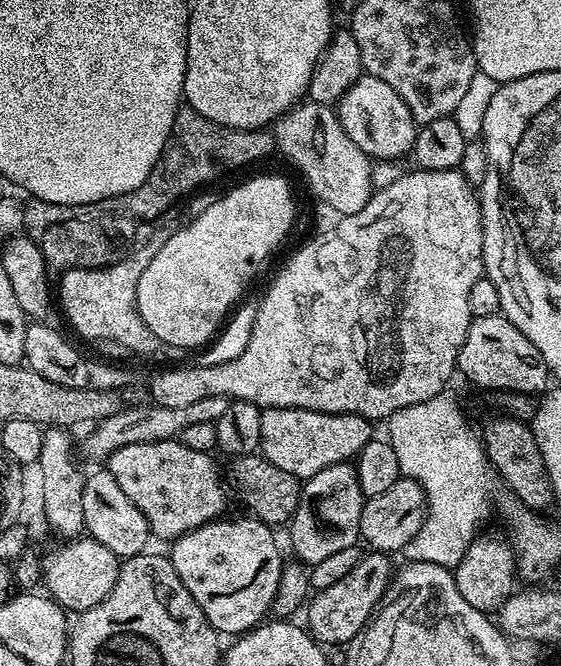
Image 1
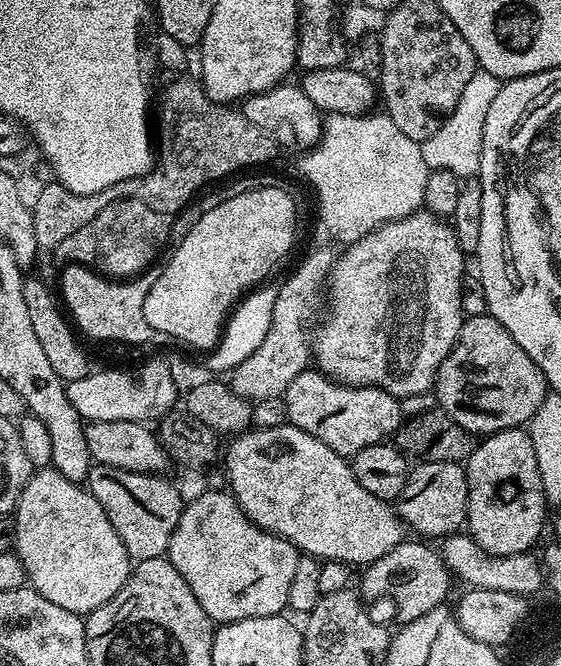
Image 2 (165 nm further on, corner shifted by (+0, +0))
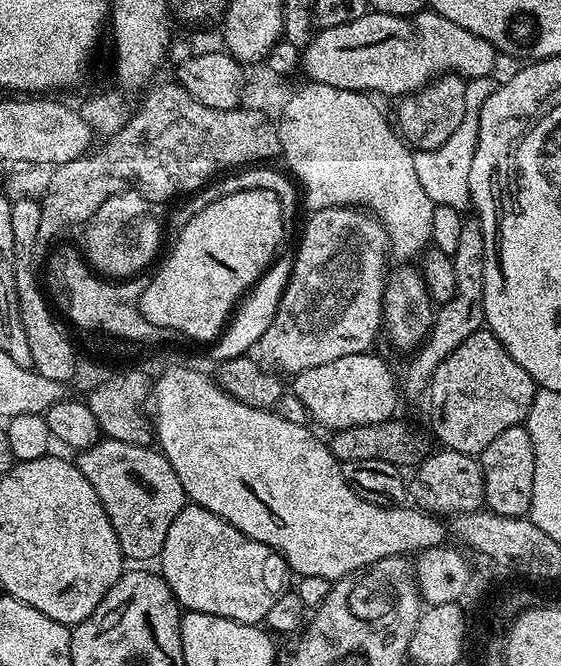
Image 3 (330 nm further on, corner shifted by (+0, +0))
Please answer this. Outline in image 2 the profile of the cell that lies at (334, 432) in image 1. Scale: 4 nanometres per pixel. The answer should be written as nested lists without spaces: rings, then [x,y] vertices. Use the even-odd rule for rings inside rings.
[[[305,370],[302,374],[298,374],[298,378],[294,378],[290,386],[286,386],[282,399],[288,415],[287,423],[293,424],[298,430],[306,430],[306,434],[314,434],[318,442],[326,442],[330,450],[334,450],[345,458],[353,458],[360,450],[385,443],[389,438],[395,437],[402,423],[401,401],[397,397],[391,396],[381,388],[358,388],[338,384],[334,380],[329,380],[319,370]]]

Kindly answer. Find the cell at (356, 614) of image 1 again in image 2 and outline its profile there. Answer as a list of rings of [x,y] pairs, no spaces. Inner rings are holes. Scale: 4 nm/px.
[[[416,538],[405,539],[403,544],[394,546],[394,550],[382,554],[382,558],[367,565],[363,569],[364,577],[358,583],[359,591],[369,601],[376,600],[379,596],[389,596],[400,622],[422,618],[447,601],[444,599],[448,596],[448,580],[450,581],[448,567],[435,547],[427,548],[424,544],[427,543]]]

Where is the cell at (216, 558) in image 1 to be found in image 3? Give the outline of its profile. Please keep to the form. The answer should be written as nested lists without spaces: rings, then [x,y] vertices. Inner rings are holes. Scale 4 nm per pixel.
[[[189,503],[178,514],[178,518],[174,518],[174,526],[170,526],[170,534],[166,534],[166,542],[158,557],[159,564],[159,575],[170,586],[181,609],[214,614],[243,624],[259,625],[266,614],[270,614],[270,606],[274,606],[276,597],[289,587],[288,563],[275,548],[242,534],[233,524],[227,524],[221,516],[216,516],[210,509],[194,503]]]

